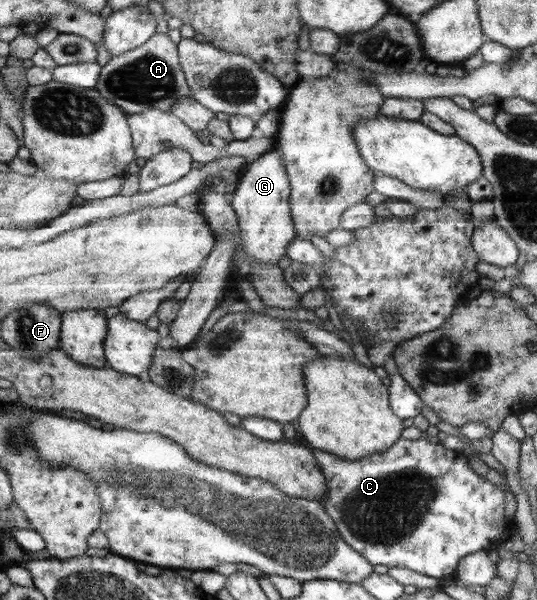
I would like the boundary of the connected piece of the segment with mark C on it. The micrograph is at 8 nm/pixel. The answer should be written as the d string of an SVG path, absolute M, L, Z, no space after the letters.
M400 438L395 442L395 445L390 449L384 451L384 453L376 453L370 455L370 457L364 457L360 461L350 461L348 459L342 459L340 456L326 453L324 451L312 449L312 454L315 454L316 462L319 462L320 468L323 470L325 477L327 478L327 494L323 498L323 507L332 520L335 522L336 528L338 528L339 534L360 554L364 555L364 558L368 559L375 567L385 570L389 567L400 566L402 568L410 568L416 572L426 574L426 576L432 576L432 578L441 579L446 577L452 577L458 569L459 562L467 557L469 554L474 554L479 550L490 551L492 546L501 544L501 536L508 530L513 530L514 522L508 520L504 514L506 514L506 502L504 502L504 492L494 486L492 482L488 482L486 478L478 476L466 456L456 456L454 450L448 450L448 447L442 446L441 442L432 442L428 439L409 440Z

